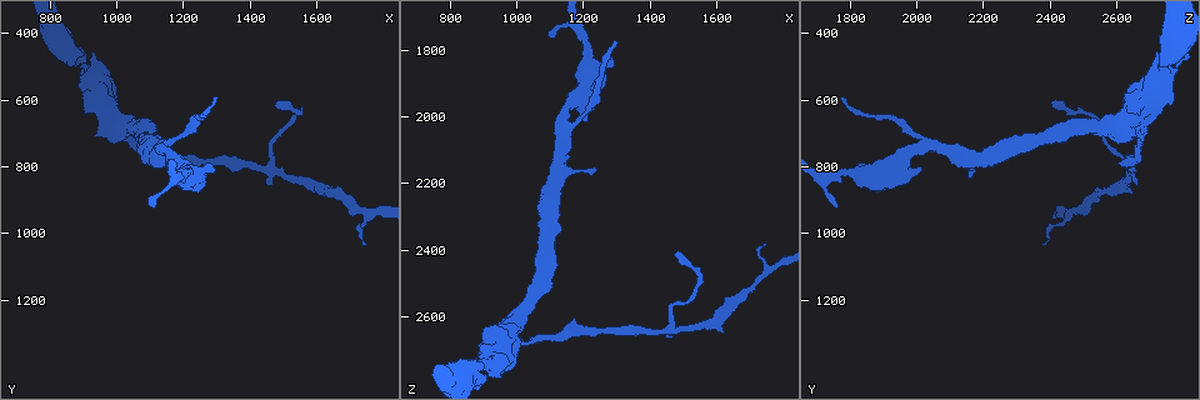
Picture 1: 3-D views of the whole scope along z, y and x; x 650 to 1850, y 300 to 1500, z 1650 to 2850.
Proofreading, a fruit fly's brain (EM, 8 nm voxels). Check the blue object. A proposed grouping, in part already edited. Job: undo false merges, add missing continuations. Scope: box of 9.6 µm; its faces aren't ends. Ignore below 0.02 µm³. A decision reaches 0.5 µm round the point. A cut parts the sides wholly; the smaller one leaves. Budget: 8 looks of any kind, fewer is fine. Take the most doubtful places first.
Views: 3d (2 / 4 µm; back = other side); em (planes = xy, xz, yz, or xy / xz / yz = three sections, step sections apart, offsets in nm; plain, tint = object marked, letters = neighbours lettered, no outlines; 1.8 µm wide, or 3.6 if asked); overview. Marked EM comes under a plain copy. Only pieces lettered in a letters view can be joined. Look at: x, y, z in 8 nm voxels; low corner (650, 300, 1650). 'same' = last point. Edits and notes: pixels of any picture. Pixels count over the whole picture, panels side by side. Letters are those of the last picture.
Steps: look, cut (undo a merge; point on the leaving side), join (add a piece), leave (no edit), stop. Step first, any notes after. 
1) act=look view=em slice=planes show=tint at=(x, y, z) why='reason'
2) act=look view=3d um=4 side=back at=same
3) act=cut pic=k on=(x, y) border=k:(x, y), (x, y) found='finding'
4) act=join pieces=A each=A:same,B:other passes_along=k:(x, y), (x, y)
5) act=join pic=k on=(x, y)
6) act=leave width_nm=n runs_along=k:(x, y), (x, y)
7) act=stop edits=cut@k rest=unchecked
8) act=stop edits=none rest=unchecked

act=look view=em slice=yz step=16 show=letters at=(1100, 930, 1760) why='thin end'

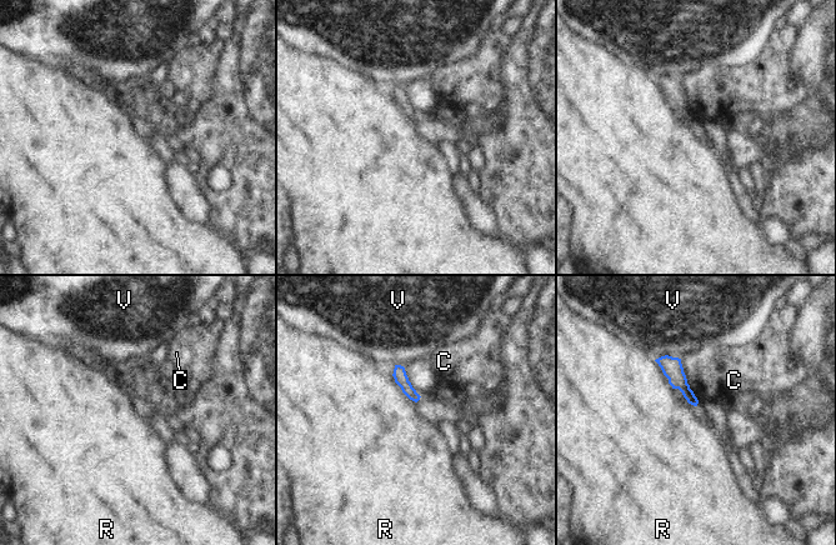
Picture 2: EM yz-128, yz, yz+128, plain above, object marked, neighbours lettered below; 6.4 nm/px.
act=look view=em slice=planes show=letters at=same

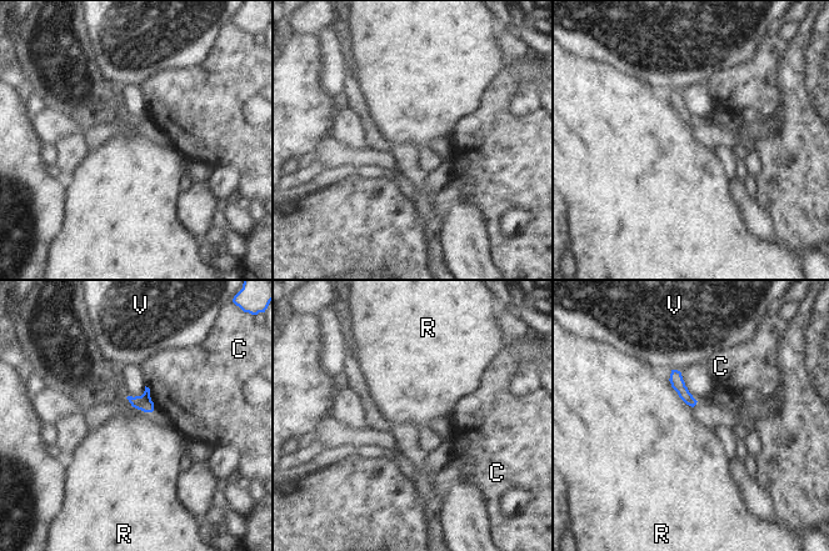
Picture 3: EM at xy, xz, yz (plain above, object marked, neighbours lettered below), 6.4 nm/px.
act=leave each=C:other,R:other,V:other found='no lettered piece goes on from it'

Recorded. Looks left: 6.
act=look view=em slice=xy step=8 show=tint at=(1150, 740, 2040) why='three arms meet'

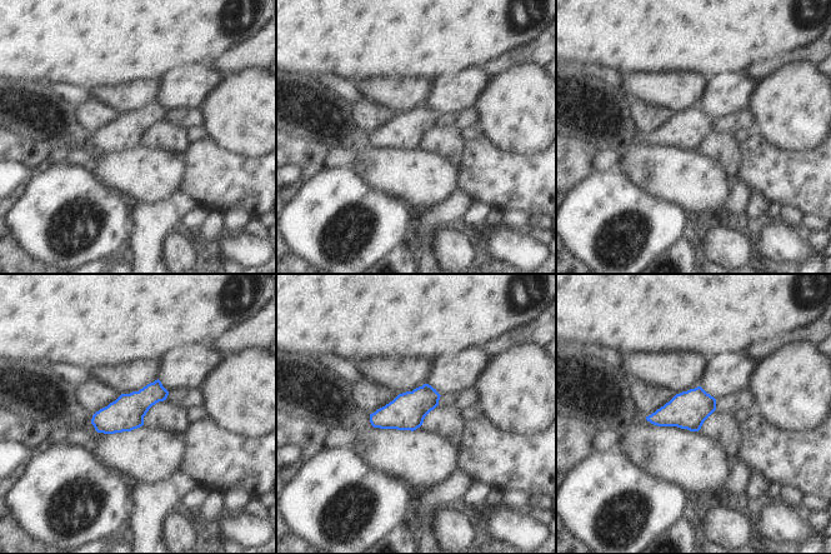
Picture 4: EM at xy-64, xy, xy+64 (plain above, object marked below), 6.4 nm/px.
act=look view=em slice=planes show=letters at=same why='another direction'

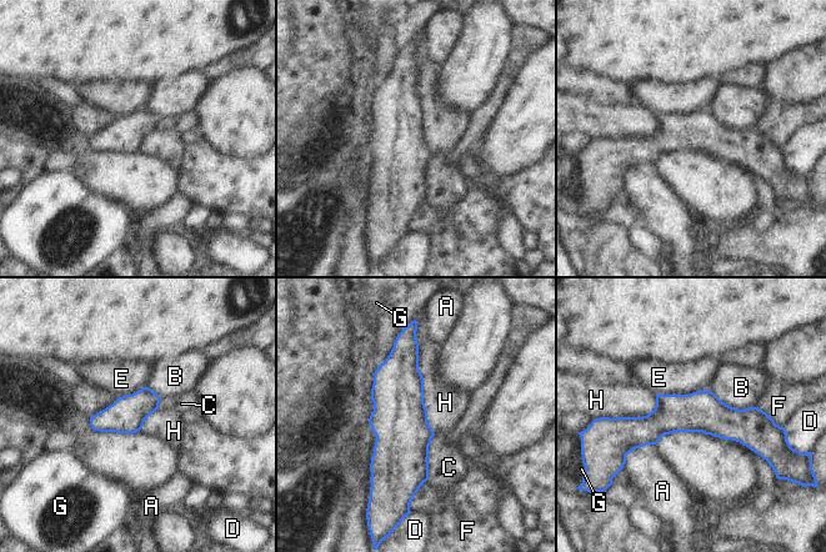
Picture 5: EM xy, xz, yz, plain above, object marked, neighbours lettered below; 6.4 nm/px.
act=leave longest_contact=H:700nm each=A:other,B:other,C:other,D:other,E:other,F:other,G:other,H:other runs_along=5:(410, 342), (410, 492) found='continuous, no second neuron'

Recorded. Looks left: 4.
act=look view=3d um=2 at=(1280, 790, 1820) why='an open end'

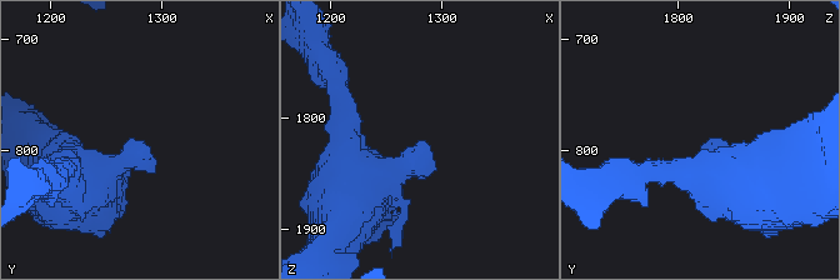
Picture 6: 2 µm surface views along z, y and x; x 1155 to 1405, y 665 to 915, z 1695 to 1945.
act=look view=em slice=planes show=tint at=(1288, 794, 1826)

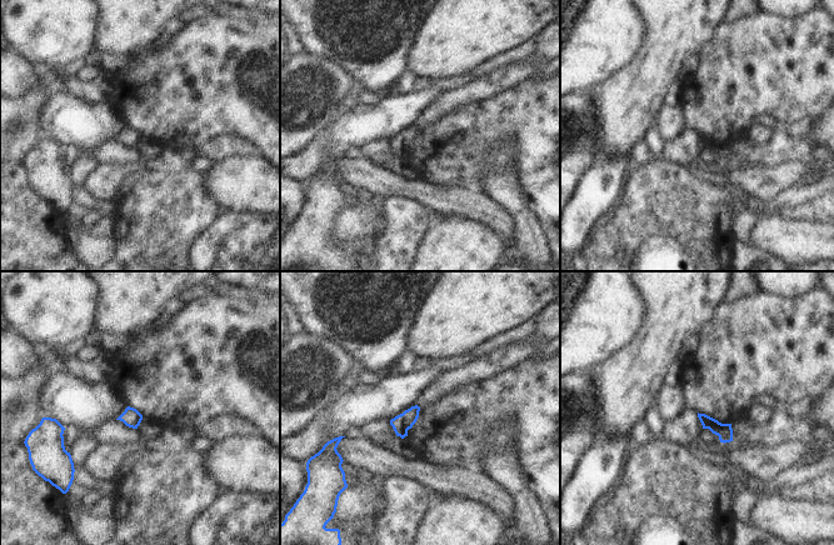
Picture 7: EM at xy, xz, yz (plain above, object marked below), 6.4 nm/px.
act=look view=em slice=planes show=letters at=same why='what lies round it'

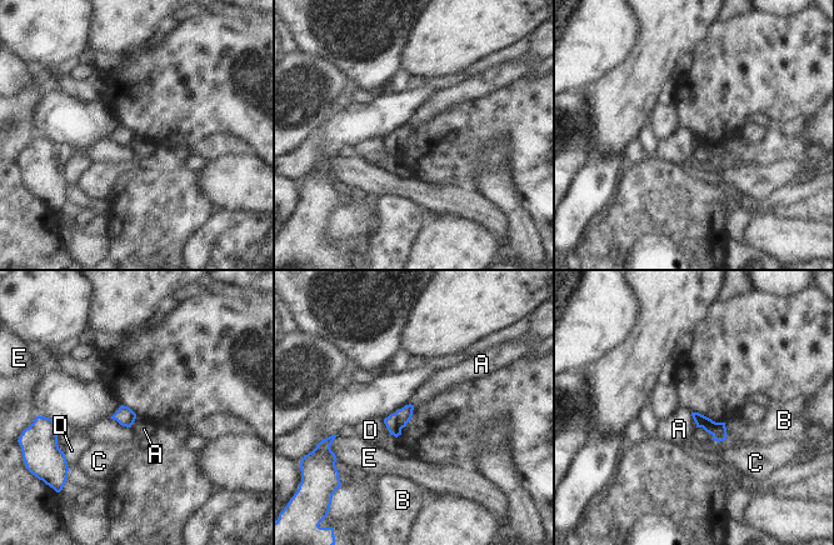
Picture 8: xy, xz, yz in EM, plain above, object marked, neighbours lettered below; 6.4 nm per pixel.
act=leave each=A:other,B:other,C:other,D:other,E:other border=8:(690, 411), (697, 426) found='none of them fits'

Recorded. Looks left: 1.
act=stop edits=none rest=unchecked

